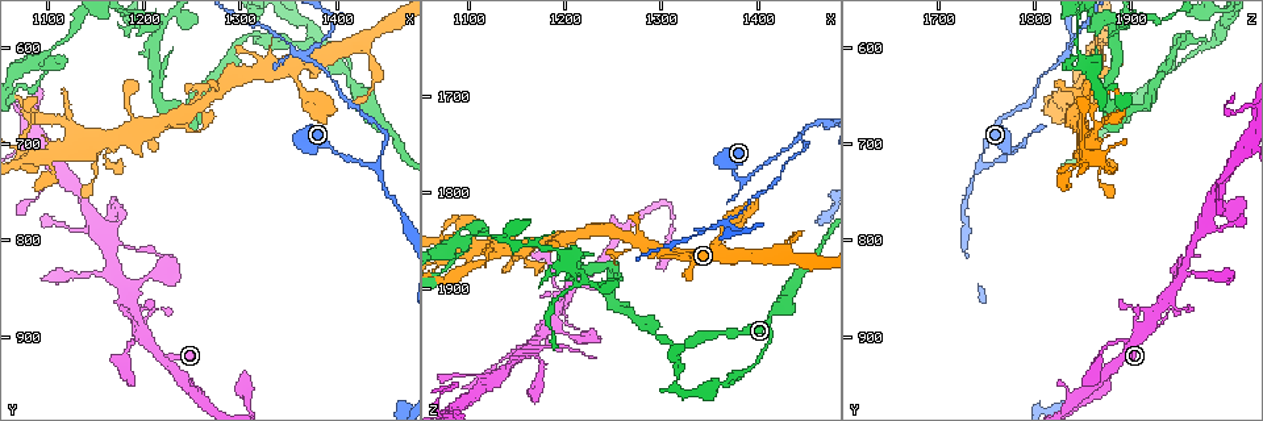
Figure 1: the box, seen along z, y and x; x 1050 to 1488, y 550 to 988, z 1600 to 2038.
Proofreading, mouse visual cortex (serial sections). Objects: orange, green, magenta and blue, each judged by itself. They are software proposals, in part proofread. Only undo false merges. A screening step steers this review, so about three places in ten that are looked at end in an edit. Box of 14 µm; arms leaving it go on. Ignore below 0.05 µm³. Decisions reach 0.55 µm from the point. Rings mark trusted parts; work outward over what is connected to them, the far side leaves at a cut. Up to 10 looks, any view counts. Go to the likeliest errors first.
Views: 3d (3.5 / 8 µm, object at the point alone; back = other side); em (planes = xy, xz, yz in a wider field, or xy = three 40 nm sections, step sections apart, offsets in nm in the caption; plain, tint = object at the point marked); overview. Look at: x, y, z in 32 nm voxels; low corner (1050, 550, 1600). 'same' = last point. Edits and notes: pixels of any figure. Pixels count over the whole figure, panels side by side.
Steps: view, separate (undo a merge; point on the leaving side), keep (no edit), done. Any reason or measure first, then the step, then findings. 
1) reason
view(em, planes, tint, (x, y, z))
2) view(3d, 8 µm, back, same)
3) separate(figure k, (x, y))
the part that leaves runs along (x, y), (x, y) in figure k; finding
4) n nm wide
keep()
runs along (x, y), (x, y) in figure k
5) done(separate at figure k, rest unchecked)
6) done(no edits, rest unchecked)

view(3d, 3.5 µm, back, (1440, 720, 1745))

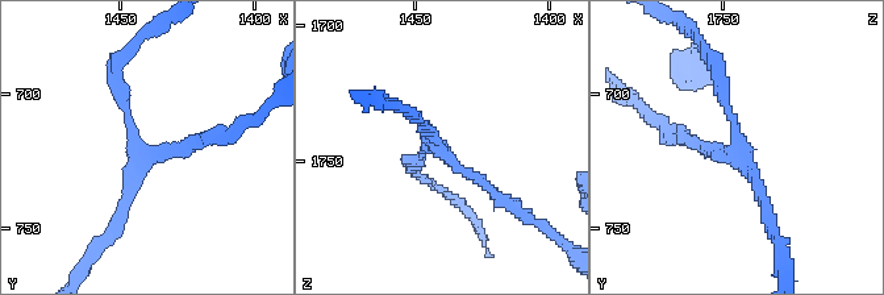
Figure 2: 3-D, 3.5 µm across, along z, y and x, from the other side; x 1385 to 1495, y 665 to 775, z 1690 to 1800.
3 arms; arms of 150, 150, 150 nm
view(em, planes, tint, (1441, 721, 1746))

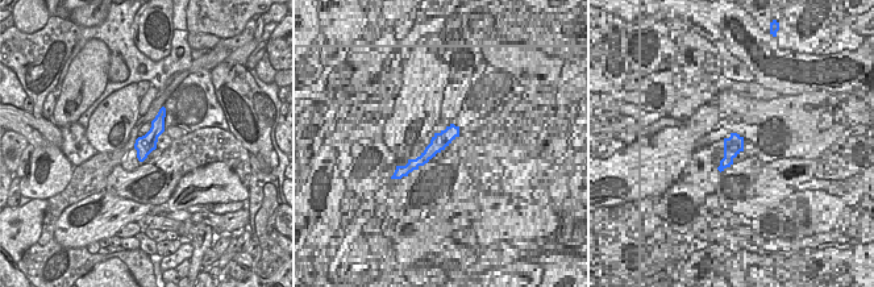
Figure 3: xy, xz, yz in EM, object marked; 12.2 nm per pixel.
keep()
all the same cell

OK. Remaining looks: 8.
view(3d, 3.5 µm, (1365, 610, 1830))

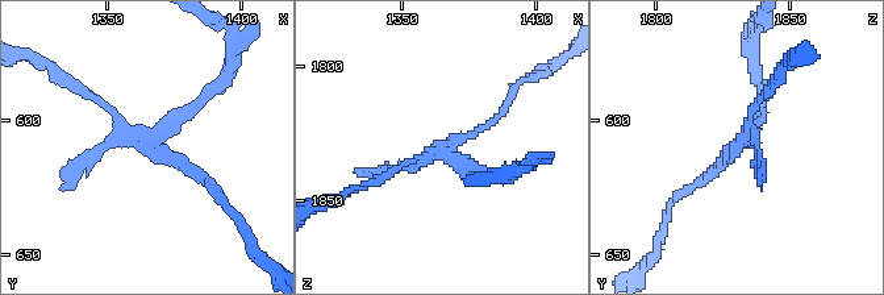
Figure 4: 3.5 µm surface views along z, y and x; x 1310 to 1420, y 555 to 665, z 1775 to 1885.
shape alone is not enough
view(em, xy, step 5, tint, (1365, 609, 1830))

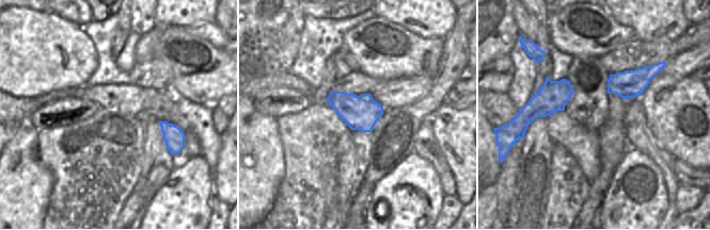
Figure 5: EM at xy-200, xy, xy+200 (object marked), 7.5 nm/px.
260 nm wide
separate(figure 4, (219, 87))
the part that leaves runs along (186, 116), (225, 77), (234, 36) in figure 4; two cells meet here

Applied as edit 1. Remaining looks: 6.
a narrow waist
view(3d, 3.5 µm, (1315, 585, 1960))

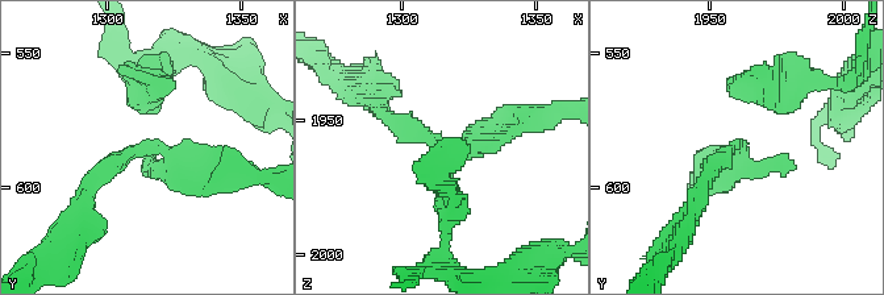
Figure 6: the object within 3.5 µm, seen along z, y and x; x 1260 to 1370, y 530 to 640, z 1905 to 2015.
need the tissue
view(em, planes, tint, (1314, 585, 1959))

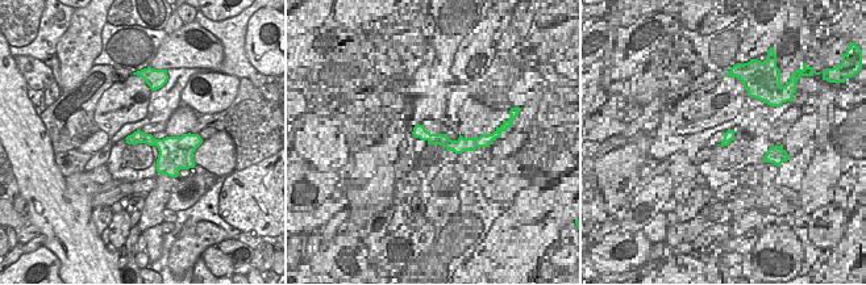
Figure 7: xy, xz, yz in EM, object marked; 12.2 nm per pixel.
cut it another way
view(em, xy, step 1, tint, same)

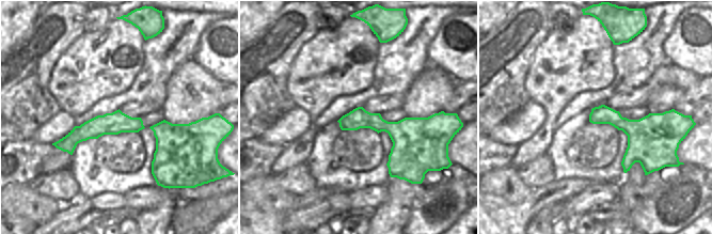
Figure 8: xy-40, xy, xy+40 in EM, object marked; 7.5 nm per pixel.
keep()
runs along (219, 181), (138, 148), (86, 192) in figure 6; one cell here

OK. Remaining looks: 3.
view(3d, 8 µm, (1145, 700, 1855))

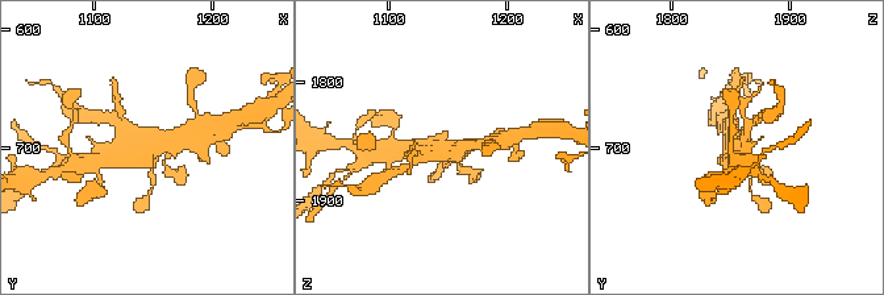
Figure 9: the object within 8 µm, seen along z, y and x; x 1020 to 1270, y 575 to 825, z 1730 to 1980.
now the EM
view(em, xy, step 2, tint, (1144, 698, 1858))

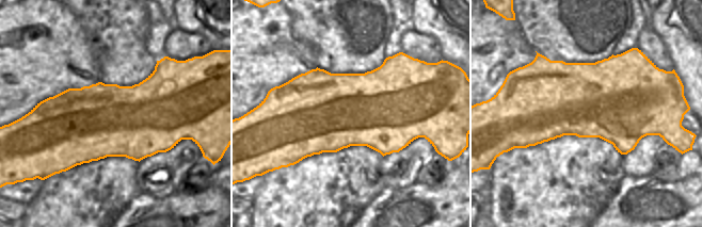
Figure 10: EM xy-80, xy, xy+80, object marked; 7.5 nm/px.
keep()
runs along (183, 138), (134, 146), (111, 161) in figure 9; all the same cell

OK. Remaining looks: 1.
done(separate at figure 4, rest unchecked)

